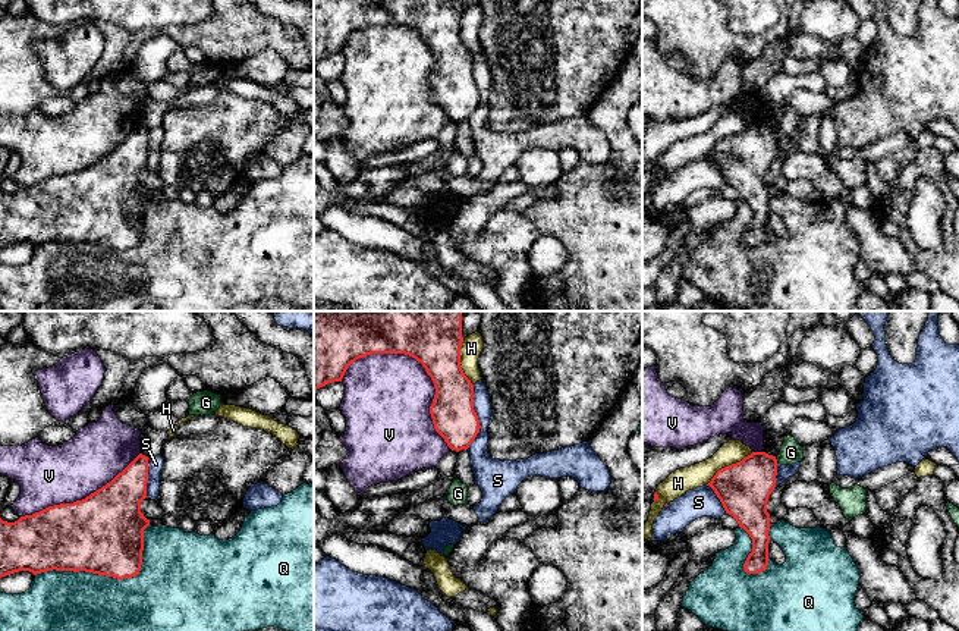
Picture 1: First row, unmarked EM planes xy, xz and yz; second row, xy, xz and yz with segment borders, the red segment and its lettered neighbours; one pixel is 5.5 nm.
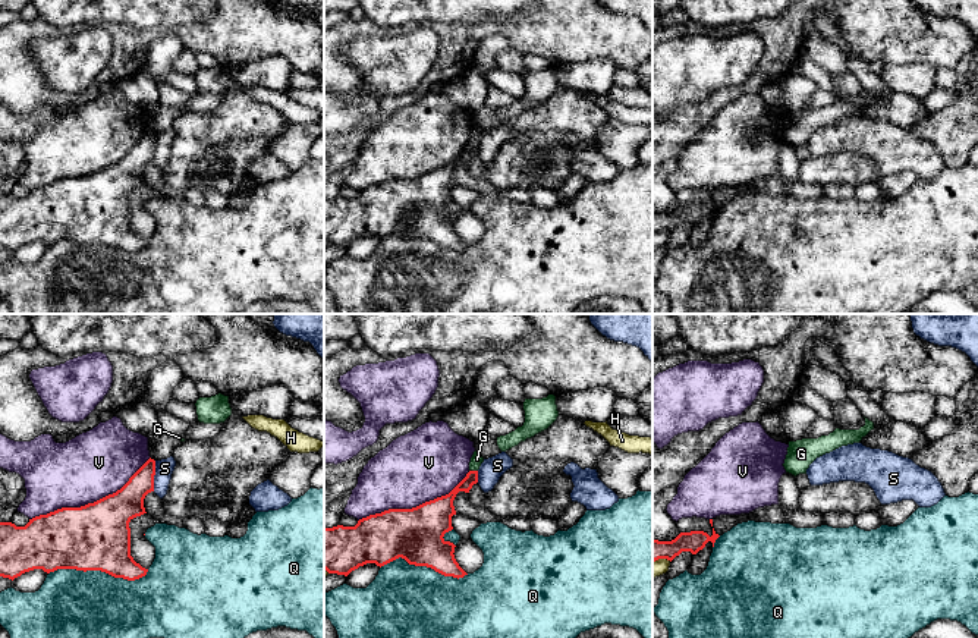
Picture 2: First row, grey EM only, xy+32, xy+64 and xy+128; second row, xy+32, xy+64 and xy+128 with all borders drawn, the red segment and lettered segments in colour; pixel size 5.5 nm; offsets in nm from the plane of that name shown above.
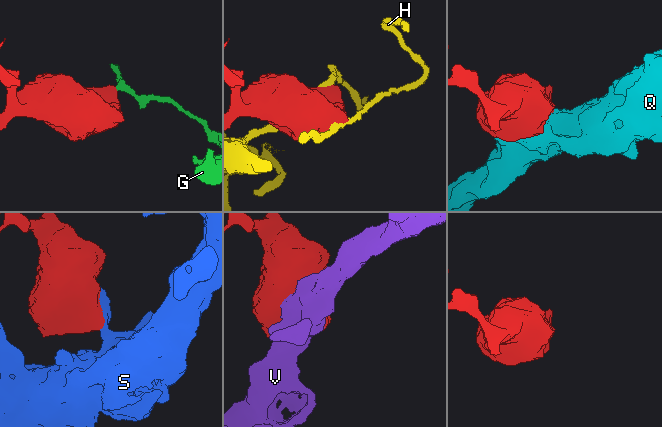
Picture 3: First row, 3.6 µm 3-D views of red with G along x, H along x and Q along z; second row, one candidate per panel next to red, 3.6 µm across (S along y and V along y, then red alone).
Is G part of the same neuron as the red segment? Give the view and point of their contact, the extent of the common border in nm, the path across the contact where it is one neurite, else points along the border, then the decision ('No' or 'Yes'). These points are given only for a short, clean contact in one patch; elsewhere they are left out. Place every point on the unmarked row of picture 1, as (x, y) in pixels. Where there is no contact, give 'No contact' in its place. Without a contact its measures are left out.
Touches red at yz (776, 131). Shared border 40 nm. Boundary: yz (774, 128), (777, 132). No

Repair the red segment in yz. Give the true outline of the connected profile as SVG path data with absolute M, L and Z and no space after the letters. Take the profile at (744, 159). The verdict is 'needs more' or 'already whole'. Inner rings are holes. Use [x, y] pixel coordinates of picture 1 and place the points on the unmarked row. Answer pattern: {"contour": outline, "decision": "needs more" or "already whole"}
{"contour": "M752 123L741 134L719 141L707 156L720 170L726 185L752 210L752 223L743 235L746 245L760 245L768 236L771 195L767 173L776 158L776 147L776 128Z", "decision": "already whole"}

